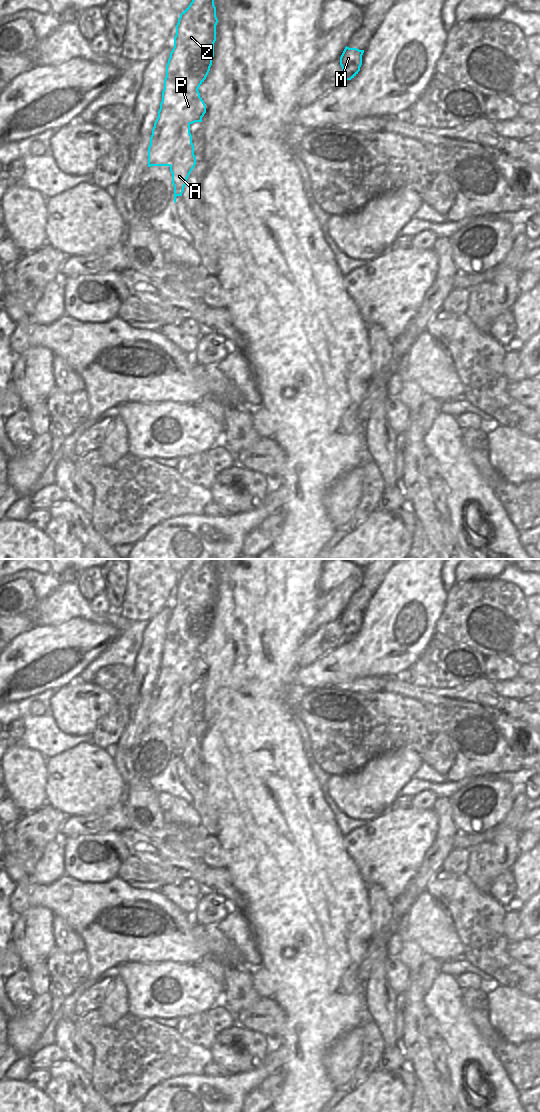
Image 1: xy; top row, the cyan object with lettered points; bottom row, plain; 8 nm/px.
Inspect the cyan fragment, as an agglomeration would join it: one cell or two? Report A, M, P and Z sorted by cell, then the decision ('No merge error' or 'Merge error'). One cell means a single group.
Groups: A M / P Z. Merge error.

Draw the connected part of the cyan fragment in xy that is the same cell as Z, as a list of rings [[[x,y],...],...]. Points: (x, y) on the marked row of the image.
[[[192,0],[180,14],[175,26],[174,47],[166,65],[162,101],[150,137],[148,167],[170,166],[176,153],[176,143],[182,127],[202,122],[206,105],[198,89],[206,79],[212,65],[217,23],[214,0]]]

